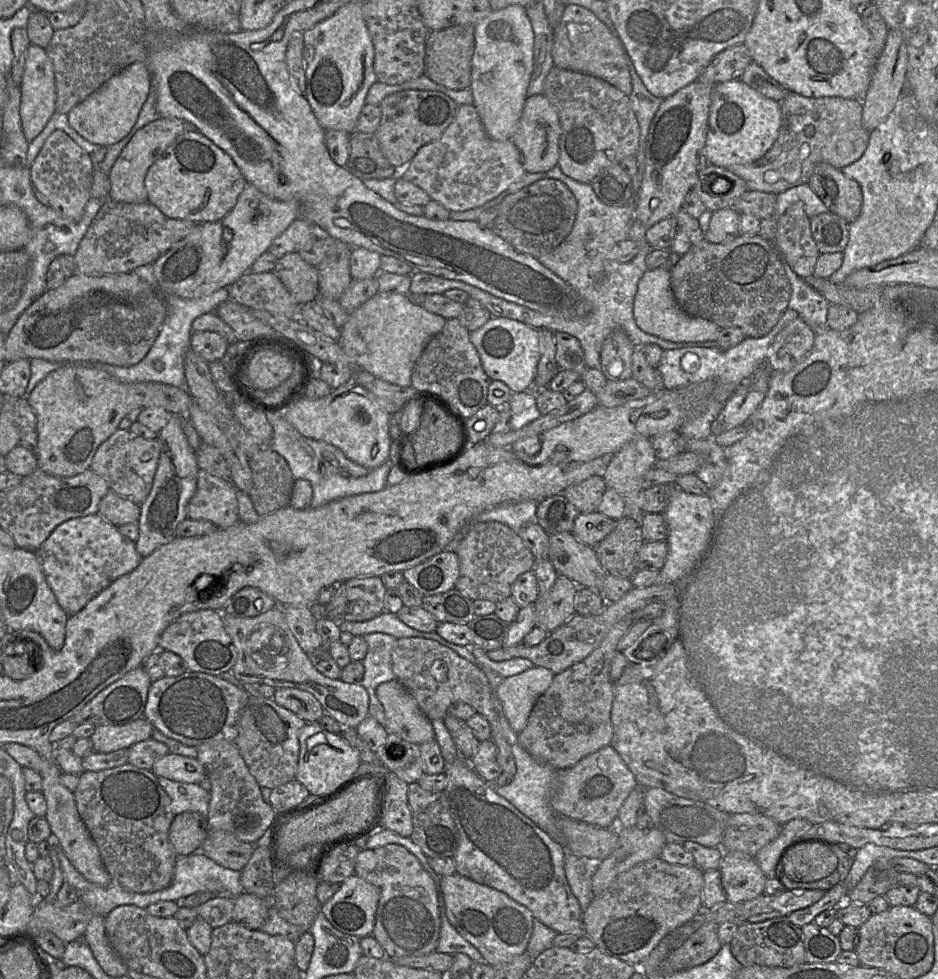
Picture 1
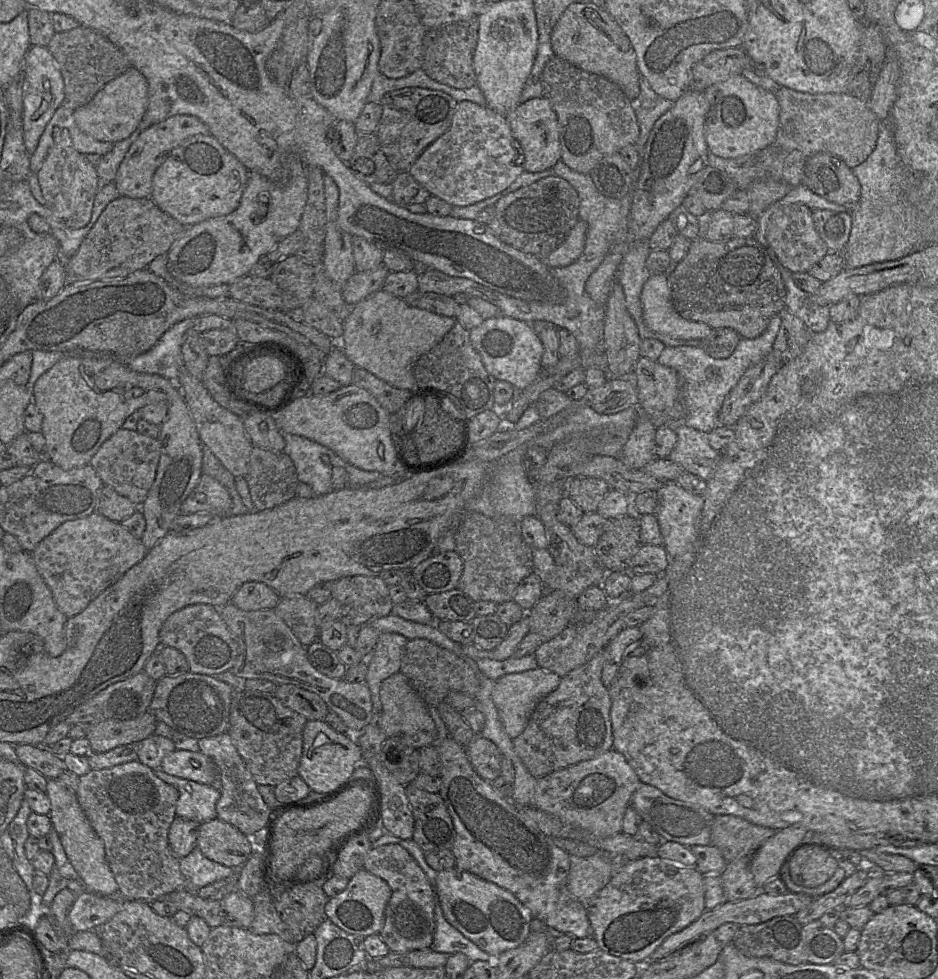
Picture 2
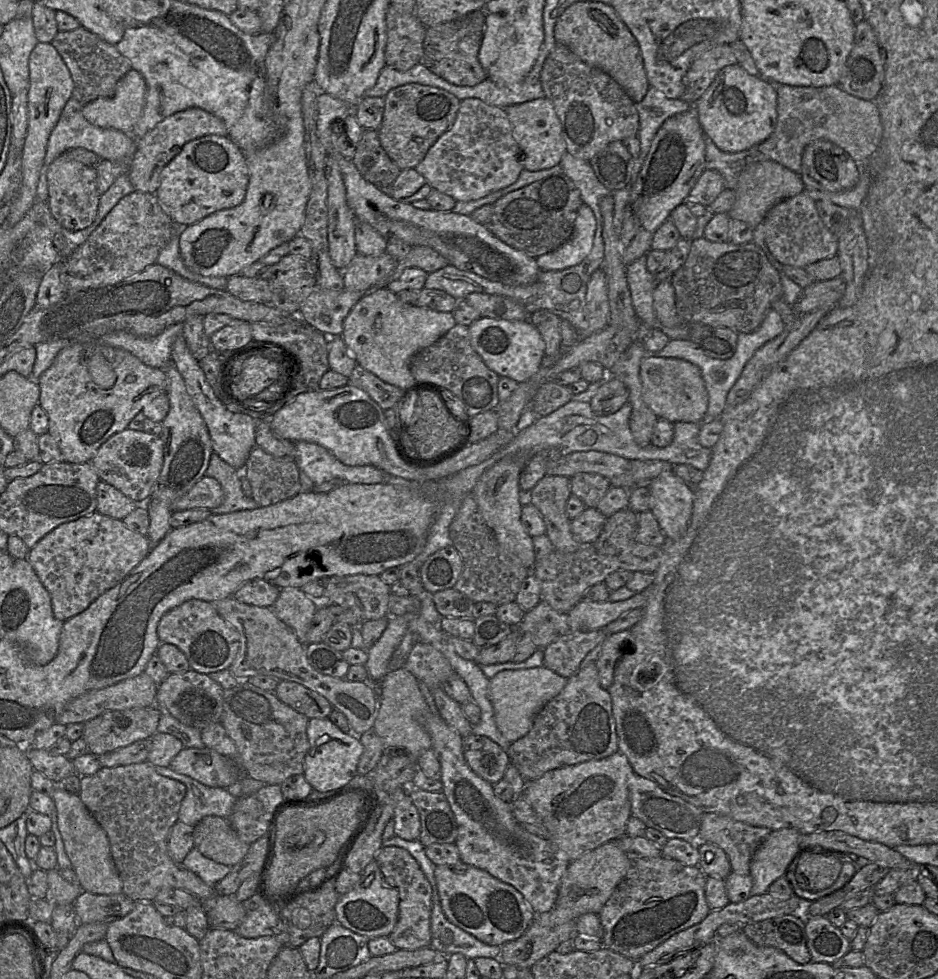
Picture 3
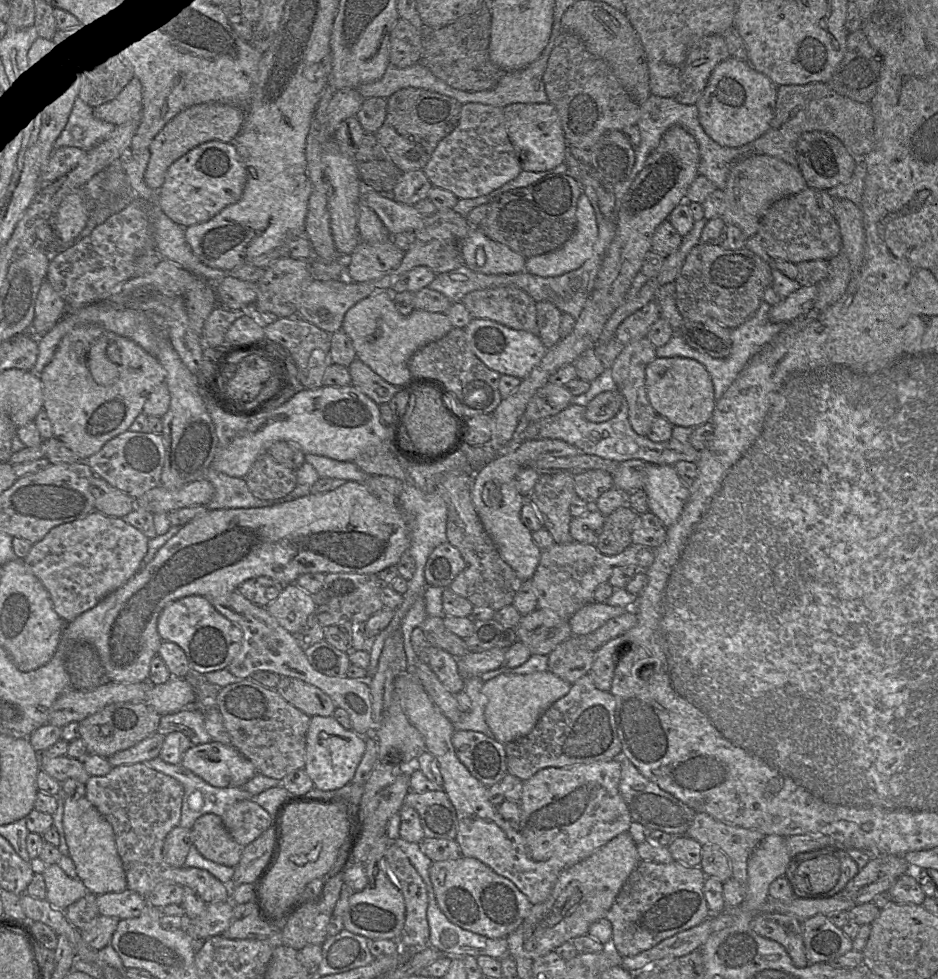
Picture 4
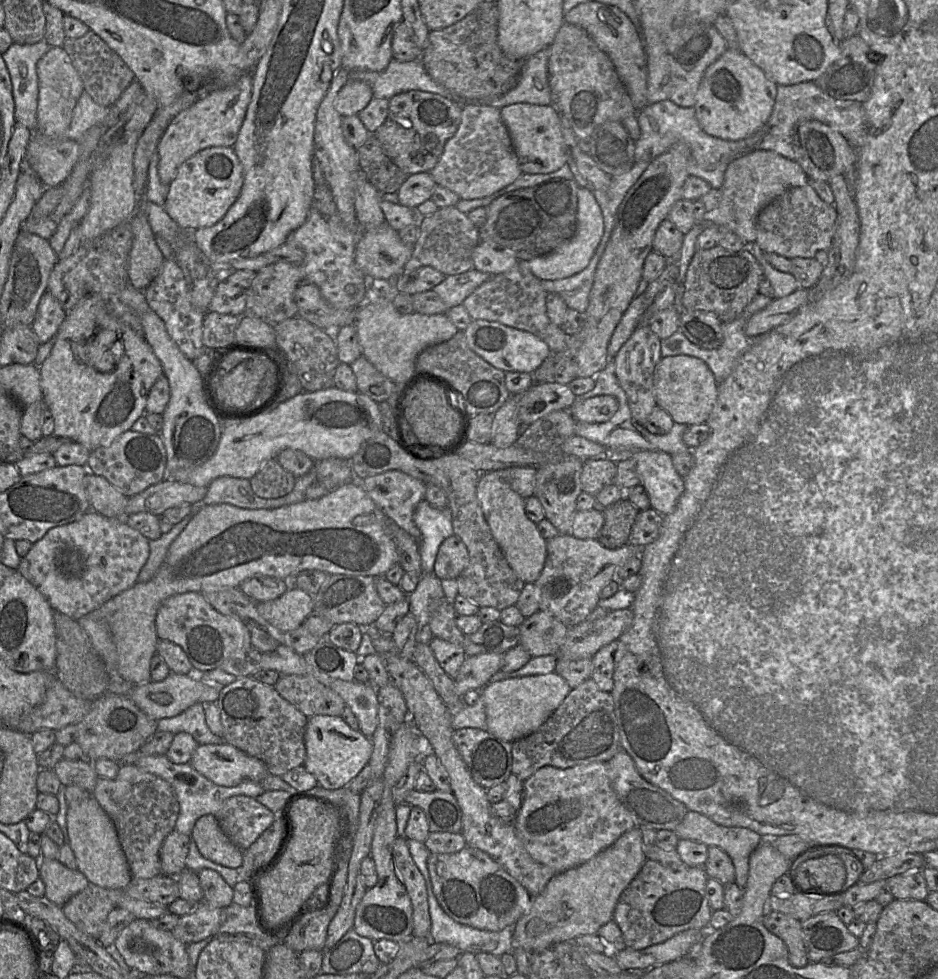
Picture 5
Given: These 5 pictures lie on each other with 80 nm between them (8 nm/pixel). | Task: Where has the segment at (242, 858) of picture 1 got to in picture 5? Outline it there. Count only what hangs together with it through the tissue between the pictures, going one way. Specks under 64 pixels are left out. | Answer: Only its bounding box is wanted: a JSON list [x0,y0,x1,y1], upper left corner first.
[190,815,243,868]

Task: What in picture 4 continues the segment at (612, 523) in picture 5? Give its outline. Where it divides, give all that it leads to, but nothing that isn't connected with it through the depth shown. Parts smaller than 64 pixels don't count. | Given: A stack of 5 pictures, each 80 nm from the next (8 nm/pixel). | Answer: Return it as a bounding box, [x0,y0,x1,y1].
[595,504,638,556]

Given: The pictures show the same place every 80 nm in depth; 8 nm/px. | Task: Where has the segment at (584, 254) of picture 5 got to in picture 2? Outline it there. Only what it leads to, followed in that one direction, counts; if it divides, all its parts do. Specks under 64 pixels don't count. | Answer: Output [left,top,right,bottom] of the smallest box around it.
[543,219,587,268]

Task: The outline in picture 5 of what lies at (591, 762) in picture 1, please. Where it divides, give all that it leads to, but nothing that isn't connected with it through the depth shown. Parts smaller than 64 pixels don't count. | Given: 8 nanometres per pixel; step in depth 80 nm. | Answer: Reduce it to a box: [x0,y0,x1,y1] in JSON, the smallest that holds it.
[514,763,635,873]

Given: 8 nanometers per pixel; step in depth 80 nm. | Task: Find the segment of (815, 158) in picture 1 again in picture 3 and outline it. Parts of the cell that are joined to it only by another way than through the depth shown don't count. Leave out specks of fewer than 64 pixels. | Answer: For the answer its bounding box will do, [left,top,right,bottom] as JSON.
[705,84,883,190]

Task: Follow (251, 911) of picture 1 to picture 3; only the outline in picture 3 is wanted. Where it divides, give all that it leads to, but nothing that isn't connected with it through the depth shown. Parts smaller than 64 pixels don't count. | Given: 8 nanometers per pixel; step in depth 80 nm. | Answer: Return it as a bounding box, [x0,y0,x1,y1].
[200,895,245,930]

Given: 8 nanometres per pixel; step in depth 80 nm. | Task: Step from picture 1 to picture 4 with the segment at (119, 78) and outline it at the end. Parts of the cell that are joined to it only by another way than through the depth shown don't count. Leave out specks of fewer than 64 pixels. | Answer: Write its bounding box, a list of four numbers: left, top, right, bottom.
[93,77,142,125]

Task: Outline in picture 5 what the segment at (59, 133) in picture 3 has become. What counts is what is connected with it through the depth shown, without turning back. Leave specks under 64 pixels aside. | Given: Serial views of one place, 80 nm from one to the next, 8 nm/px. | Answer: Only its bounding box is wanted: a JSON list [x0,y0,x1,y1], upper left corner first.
[64,91,114,142]

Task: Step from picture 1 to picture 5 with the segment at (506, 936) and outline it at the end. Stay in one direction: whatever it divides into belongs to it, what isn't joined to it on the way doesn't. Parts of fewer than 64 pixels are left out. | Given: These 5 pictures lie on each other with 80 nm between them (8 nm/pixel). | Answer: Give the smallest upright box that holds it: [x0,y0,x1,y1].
[427,845,531,931]

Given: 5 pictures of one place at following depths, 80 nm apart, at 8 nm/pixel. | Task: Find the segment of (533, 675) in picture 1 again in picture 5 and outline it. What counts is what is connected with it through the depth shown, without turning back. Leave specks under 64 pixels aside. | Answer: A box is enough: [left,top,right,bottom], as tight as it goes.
[481,674,571,742]

